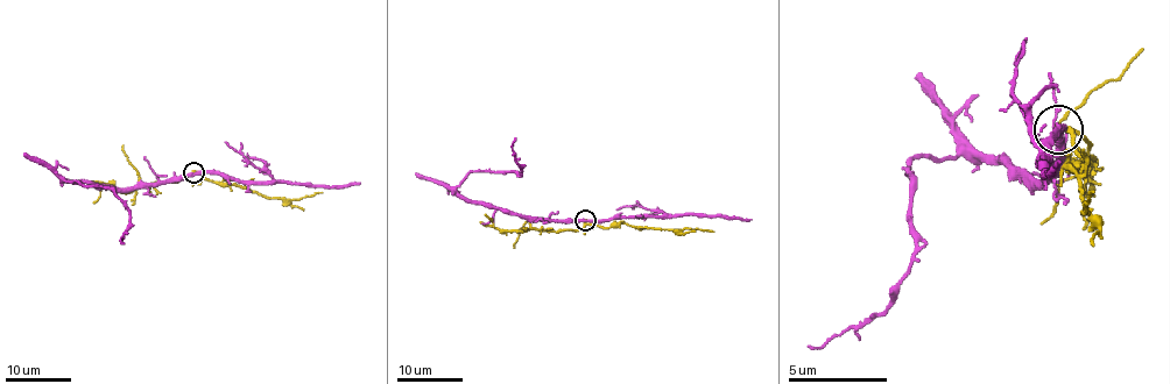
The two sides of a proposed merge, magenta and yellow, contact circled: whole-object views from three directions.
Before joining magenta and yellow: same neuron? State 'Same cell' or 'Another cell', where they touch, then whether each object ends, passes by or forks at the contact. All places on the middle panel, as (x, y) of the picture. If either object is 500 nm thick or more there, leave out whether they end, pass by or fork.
Another cell. Place: (585, 220). At the ring magenta passes by. At the ring yellow passes by

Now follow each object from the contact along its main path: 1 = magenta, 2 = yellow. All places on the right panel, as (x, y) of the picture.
1: (1057, 128), (1057, 163), (1047, 178), (1007, 163), (917, 158), (908, 168), (913, 247), (897, 297), (809, 347)
2: (1057, 128), (1066, 128), (1082, 153), (1066, 168), (1077, 178), (1087, 207), (1082, 213), (1092, 193)

